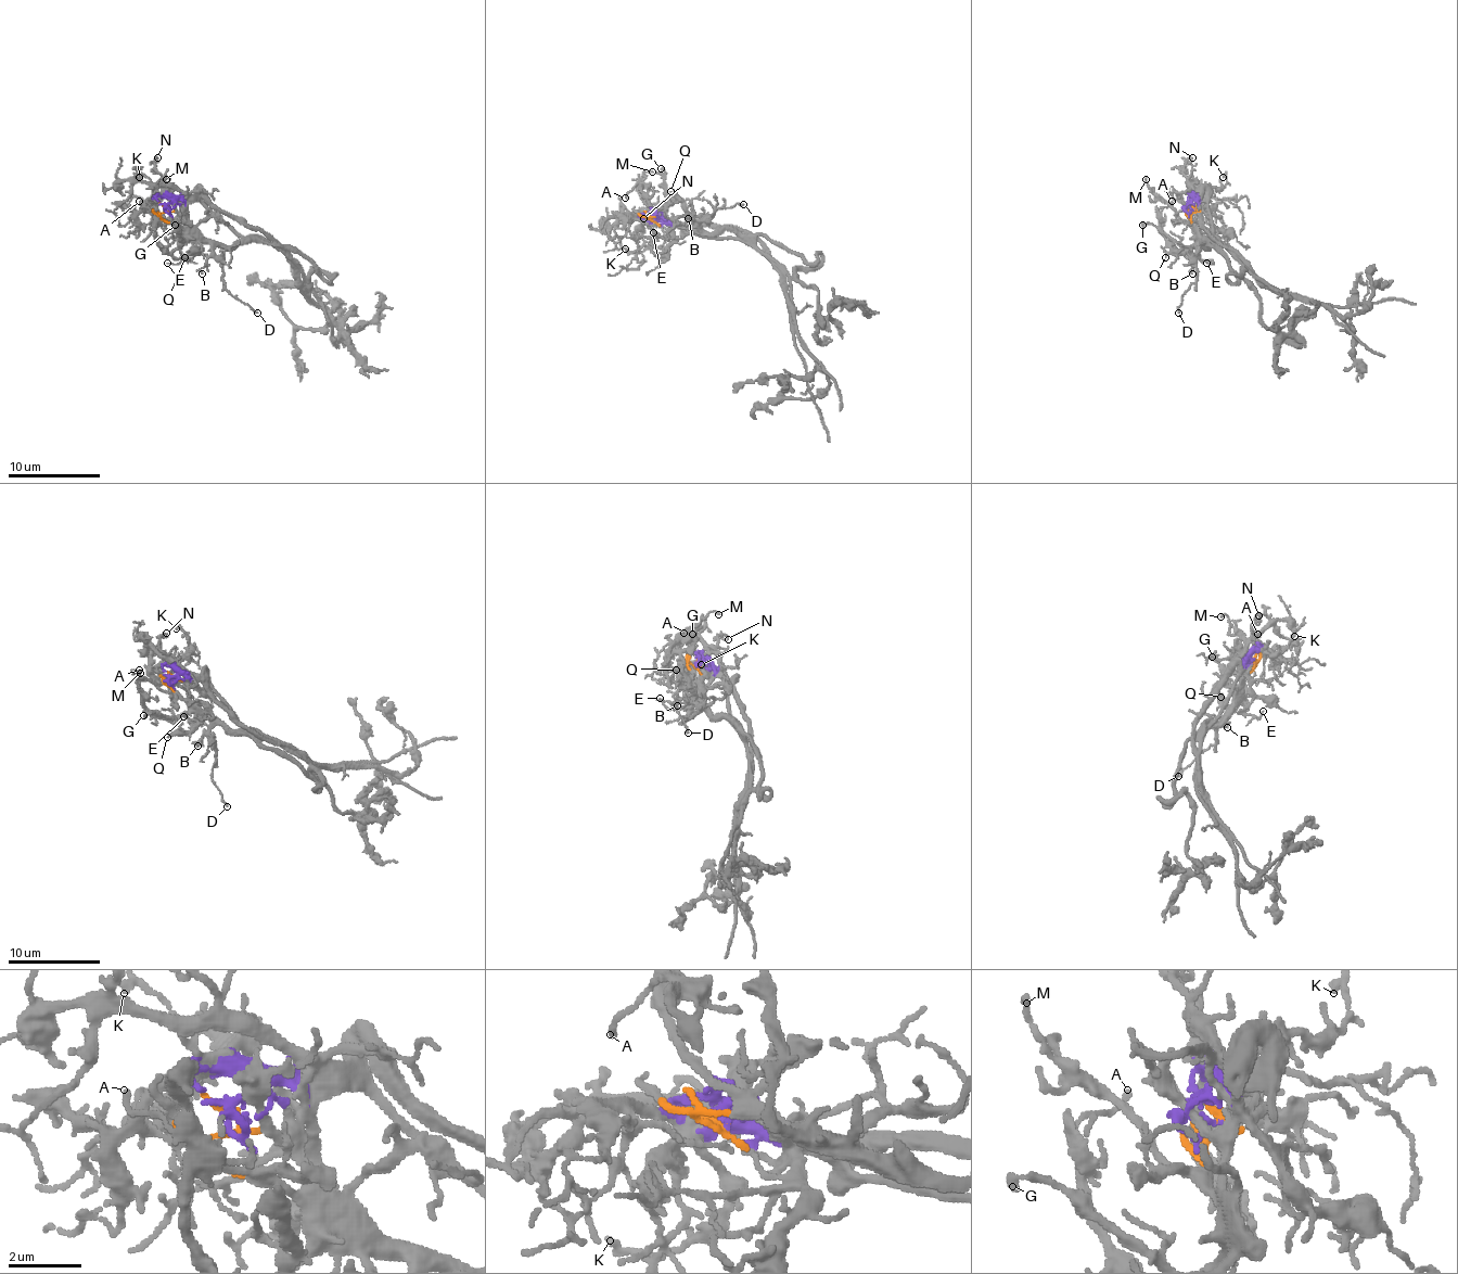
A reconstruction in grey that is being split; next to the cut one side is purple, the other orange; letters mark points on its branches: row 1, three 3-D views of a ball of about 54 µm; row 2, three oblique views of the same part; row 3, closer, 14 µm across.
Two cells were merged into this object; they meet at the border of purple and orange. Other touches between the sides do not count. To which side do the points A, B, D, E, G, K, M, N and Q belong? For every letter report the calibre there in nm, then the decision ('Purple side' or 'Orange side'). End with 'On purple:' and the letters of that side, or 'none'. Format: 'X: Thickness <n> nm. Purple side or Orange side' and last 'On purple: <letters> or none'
A: Thickness 140 nm. Orange side
B: Thickness 130 nm. Orange side
D: Thickness 120 nm. Orange side
E: Thickness 110 nm. Orange side
G: Thickness 150 nm. Orange side
K: Thickness 190 nm. Purple side
M: Thickness 140 nm. Orange side
N: Thickness 70 nm. Purple side
Q: Thickness 280 nm. Orange side
On purple: K, N

